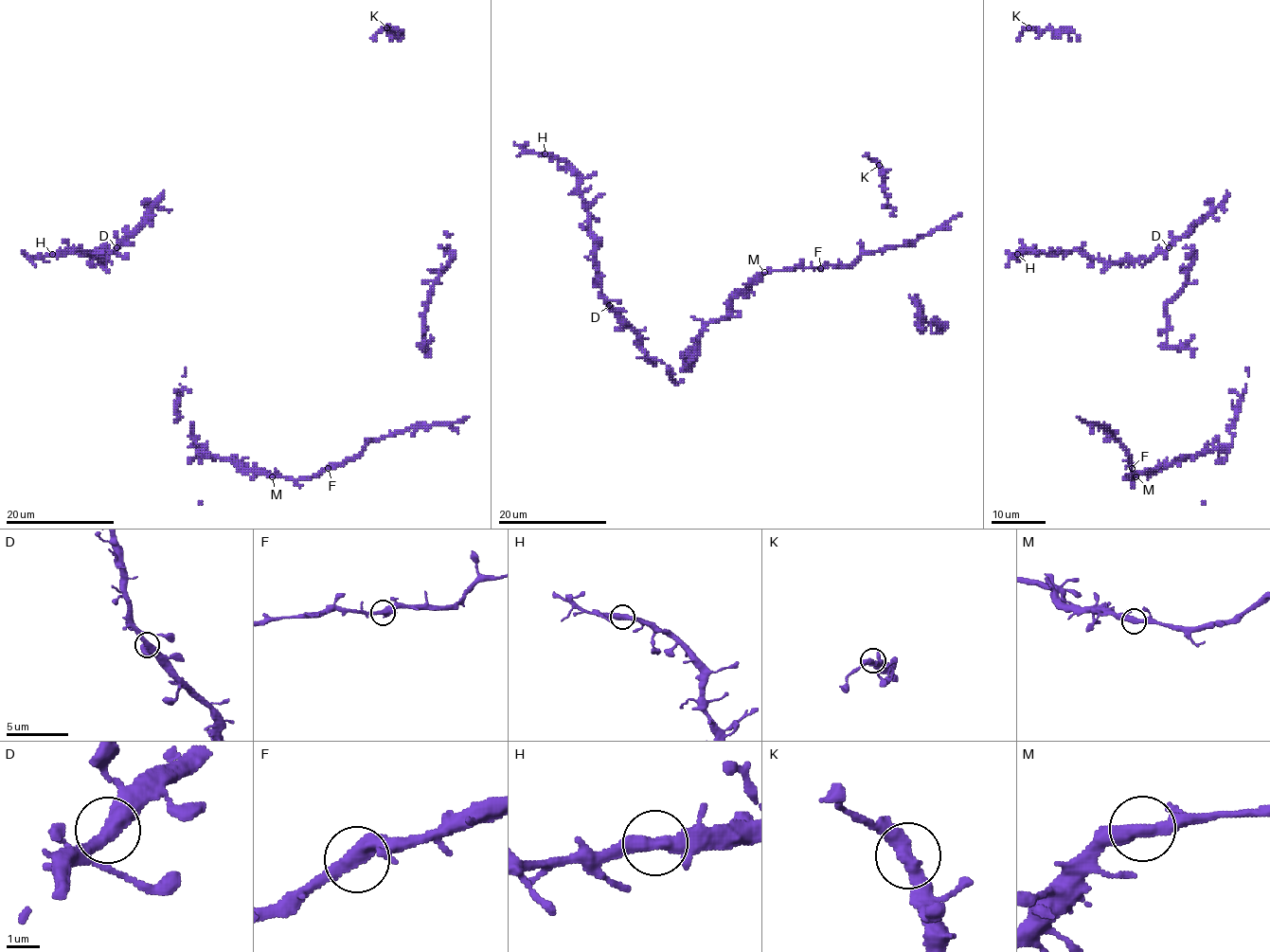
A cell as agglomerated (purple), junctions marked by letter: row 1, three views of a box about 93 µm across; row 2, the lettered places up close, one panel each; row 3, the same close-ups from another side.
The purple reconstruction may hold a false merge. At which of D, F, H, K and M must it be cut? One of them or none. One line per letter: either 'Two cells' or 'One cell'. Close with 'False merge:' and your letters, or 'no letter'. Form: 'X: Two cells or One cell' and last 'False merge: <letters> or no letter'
D: One cell
F: One cell
H: One cell
K: One cell
M: One cell
False merge: no letter

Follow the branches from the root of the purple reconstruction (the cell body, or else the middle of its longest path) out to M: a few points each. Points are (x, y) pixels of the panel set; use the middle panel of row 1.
M: (827, 265), (764, 272)

